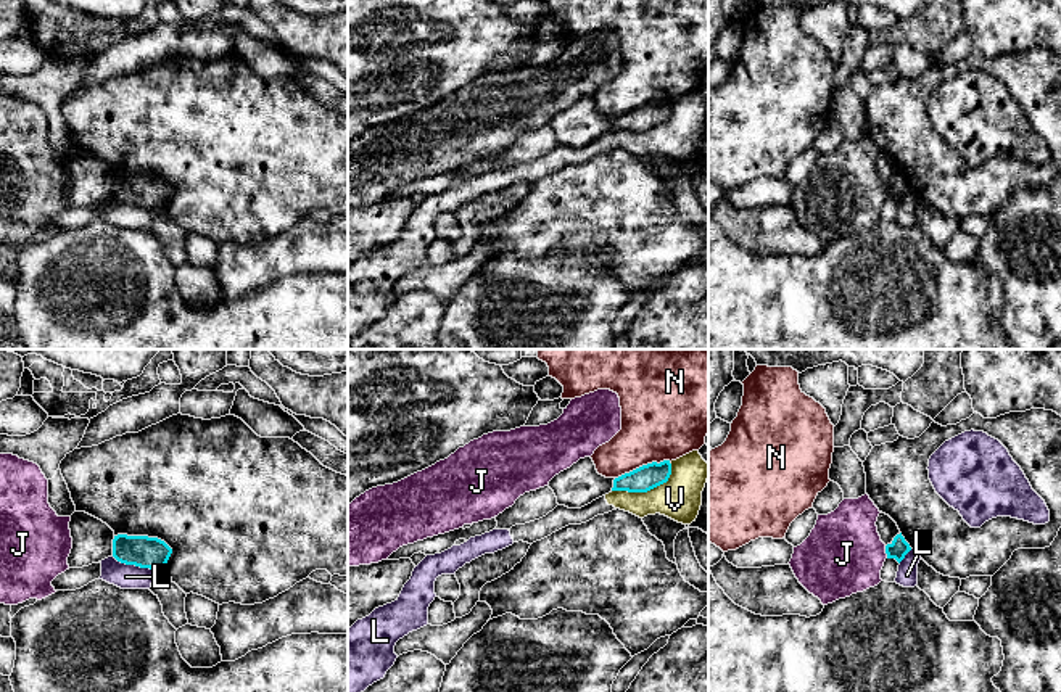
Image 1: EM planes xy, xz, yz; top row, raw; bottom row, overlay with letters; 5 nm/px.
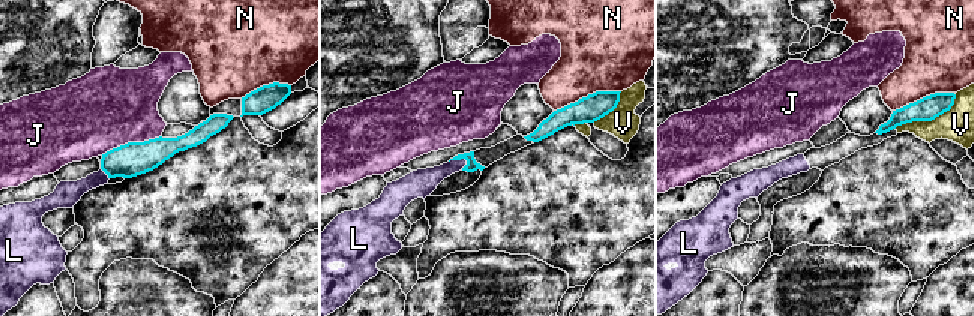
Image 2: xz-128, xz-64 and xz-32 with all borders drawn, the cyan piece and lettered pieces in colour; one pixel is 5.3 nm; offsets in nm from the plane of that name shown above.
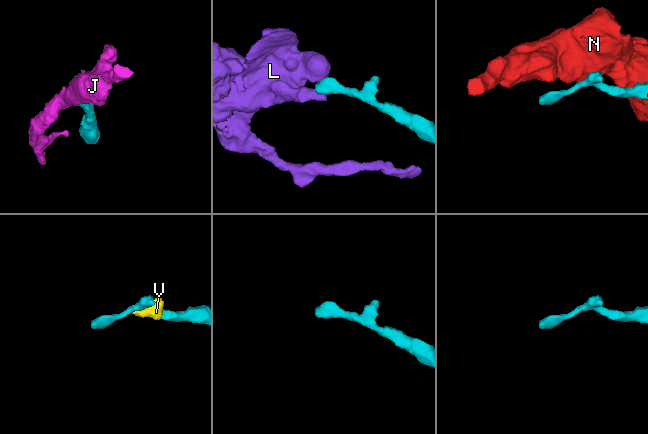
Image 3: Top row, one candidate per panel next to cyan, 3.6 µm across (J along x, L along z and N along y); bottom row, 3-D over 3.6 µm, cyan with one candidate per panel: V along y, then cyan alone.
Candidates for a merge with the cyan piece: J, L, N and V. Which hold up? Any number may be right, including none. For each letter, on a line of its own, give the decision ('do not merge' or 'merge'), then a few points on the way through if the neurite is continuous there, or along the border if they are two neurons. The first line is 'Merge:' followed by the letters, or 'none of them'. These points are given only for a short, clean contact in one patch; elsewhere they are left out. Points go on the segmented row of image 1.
Merge: none of them
J: do not merge; border yz (884, 546), (887, 557)
L: do not merge; border xy (111, 556), (121, 562), (152, 570)
N: do not merge
V: do not merge

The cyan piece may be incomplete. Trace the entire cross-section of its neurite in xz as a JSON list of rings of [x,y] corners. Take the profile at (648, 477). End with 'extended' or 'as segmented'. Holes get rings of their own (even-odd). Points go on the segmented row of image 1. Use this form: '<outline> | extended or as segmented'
[[[670,460],[652,462],[613,480],[612,491],[647,492],[668,481],[671,475]]] | as segmented

